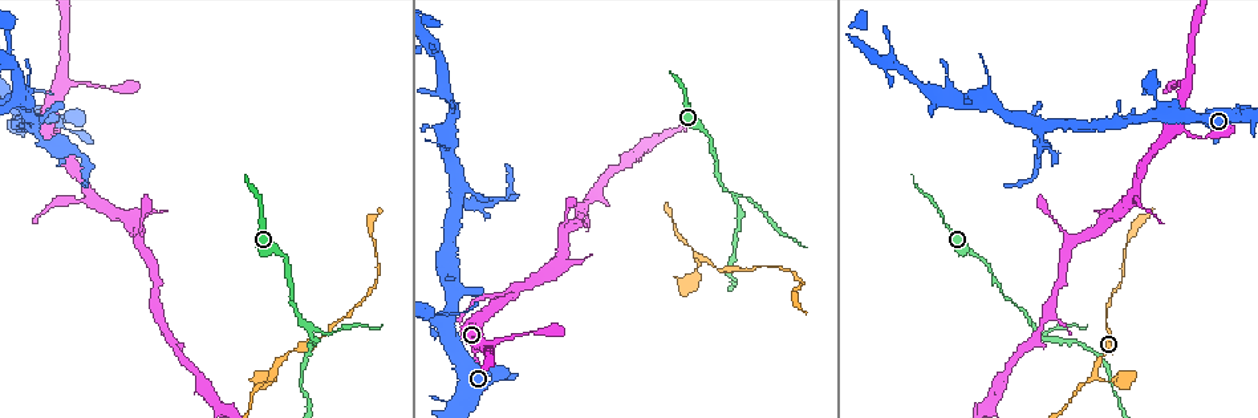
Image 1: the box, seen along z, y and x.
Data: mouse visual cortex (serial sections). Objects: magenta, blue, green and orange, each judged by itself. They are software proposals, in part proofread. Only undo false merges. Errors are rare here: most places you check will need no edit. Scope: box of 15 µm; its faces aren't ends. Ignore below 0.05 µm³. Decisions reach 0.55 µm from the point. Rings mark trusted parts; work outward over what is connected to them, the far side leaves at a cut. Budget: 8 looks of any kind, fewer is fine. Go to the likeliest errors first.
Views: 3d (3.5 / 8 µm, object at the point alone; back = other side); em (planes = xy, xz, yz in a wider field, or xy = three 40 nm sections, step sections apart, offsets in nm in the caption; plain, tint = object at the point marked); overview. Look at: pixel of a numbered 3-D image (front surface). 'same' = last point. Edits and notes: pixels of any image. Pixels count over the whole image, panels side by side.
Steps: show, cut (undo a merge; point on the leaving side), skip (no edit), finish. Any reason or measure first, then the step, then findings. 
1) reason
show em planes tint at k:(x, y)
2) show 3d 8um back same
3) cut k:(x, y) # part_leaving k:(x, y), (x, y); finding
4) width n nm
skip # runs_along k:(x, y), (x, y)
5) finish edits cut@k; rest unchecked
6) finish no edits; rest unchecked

branch point
show 3d 3.5um at 1:(1032, 331)

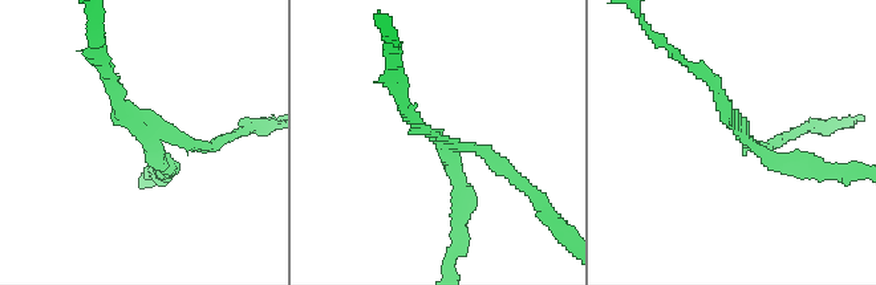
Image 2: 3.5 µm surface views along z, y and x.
cut 2:(519, 183) # part_leaving 2:(485, 150), (538, 198), (567, 239); two cells meet here

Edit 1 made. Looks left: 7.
arms part here
show 3d 3.5um at 1:(1128, 198)

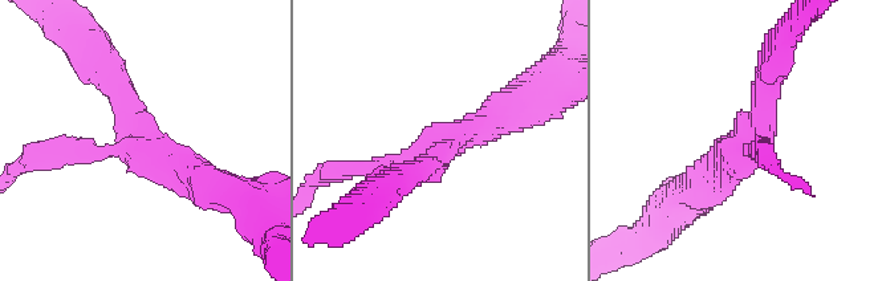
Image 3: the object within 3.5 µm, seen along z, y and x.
arms 3; arm_widths 200, 350, 350 nm
show em xy step 3 tint at 3:(743, 145)

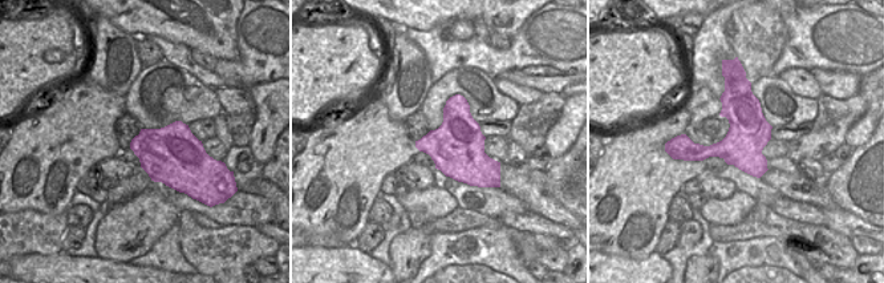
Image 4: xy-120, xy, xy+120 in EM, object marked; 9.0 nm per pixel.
cut 3:(68, 145) # part_leaving 3:(114, 149), (49, 149), (29, 161); two cells meet here

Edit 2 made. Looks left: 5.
show overview

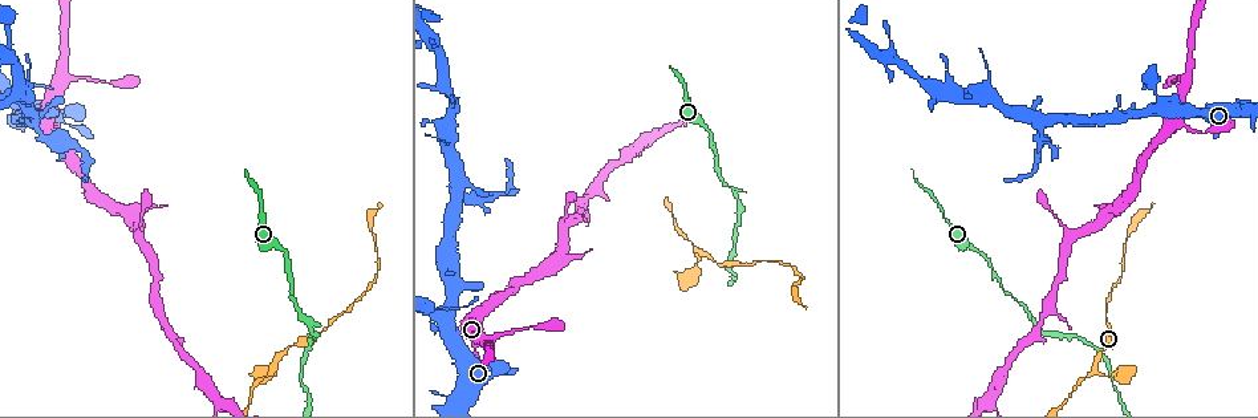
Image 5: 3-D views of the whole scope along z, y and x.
three arms meet
show 3d 3.5um at 5:(272, 367)

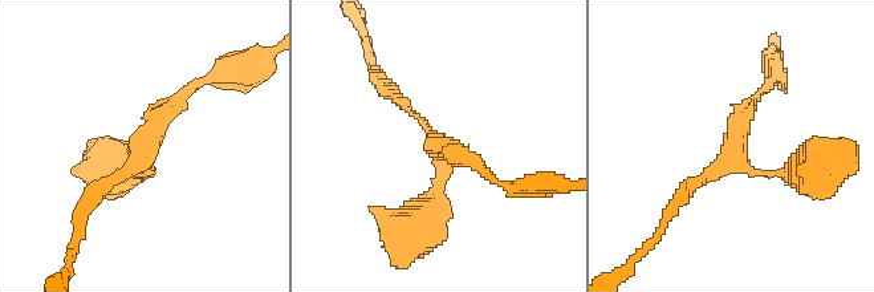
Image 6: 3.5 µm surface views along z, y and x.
arms 3; arm_widths 150, 150, 150 nm
skip # runs_along 6:(199, 82), (129, 173); continuous, no second cell

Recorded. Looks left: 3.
finish edits cut@2, cut@3; rest unchecked

